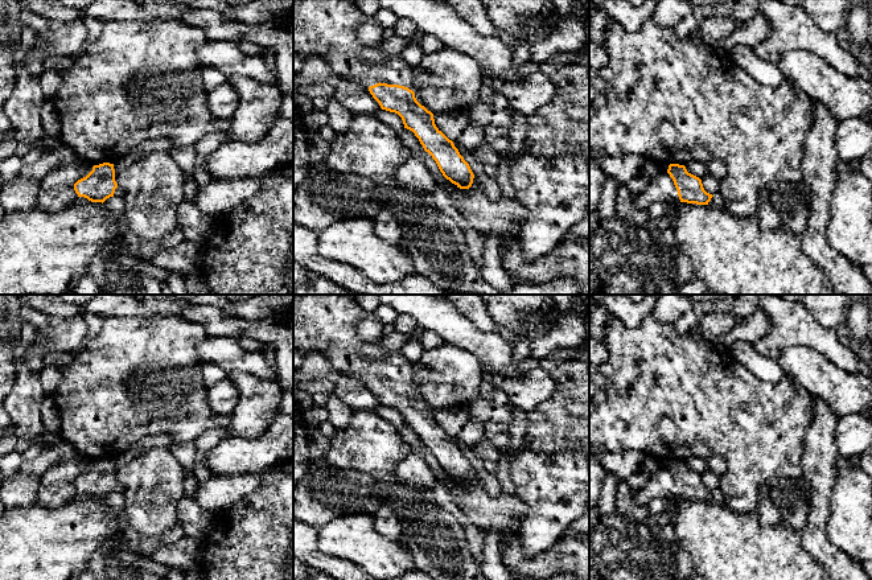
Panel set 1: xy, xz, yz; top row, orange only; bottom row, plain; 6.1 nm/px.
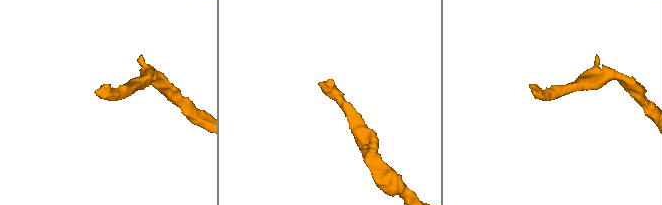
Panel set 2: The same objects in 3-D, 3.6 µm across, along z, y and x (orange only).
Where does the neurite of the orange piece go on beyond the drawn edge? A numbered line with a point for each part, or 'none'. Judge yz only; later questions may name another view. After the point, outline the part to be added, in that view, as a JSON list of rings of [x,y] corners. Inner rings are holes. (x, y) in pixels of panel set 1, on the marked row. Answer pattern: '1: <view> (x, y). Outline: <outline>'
1: yz (661, 189). Outline: [[[662,173],[653,178],[639,196],[633,196],[633,202],[638,209],[646,210],[654,202],[671,202],[678,198],[672,178],[669,173]]]

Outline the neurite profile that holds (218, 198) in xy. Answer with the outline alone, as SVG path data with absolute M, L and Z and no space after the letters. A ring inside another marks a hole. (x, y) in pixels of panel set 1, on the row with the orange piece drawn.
M266 176L213 181L207 186L198 188L193 201L203 213L217 219L222 218L236 205L252 197Z

